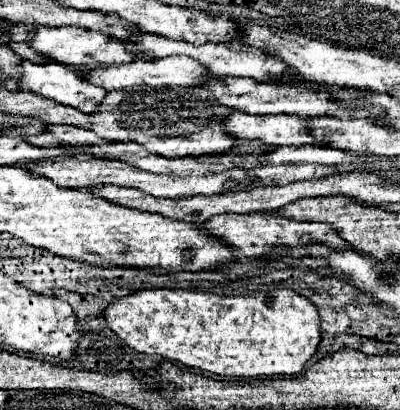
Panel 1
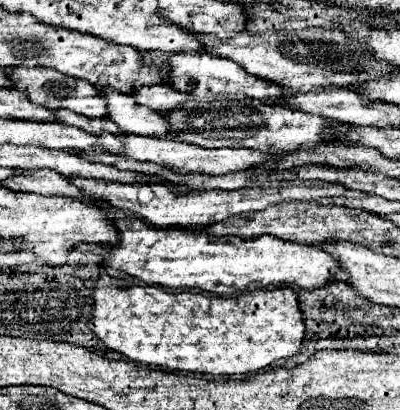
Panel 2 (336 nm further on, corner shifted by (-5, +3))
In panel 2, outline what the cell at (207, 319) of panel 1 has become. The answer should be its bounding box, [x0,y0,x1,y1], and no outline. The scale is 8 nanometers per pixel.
[89,274,305,376]

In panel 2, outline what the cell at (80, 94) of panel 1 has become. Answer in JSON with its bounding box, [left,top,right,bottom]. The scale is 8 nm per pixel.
[101,88,173,138]

